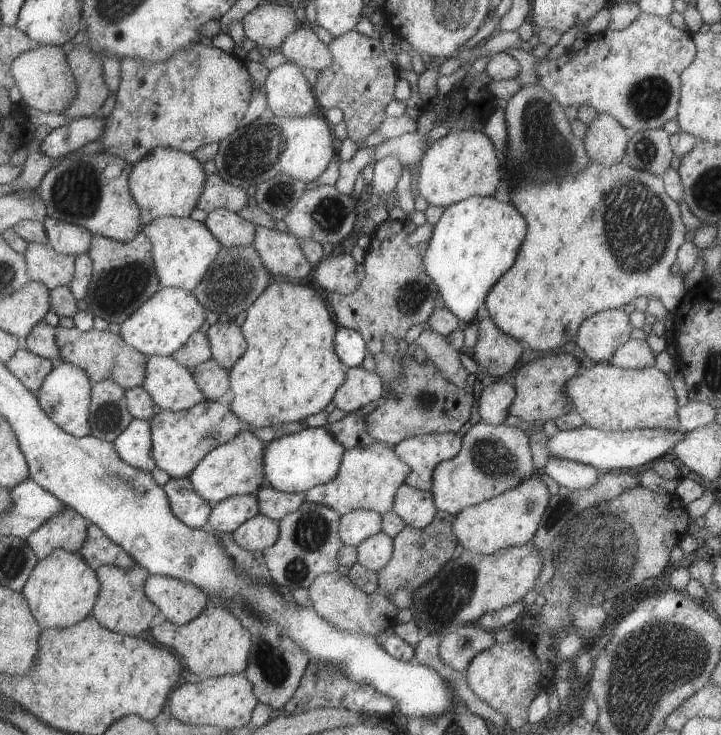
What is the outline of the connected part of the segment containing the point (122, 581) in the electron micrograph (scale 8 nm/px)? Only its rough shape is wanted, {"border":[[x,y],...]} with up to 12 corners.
{"border":[[104,565],[90,615],[115,633],[138,637],[158,609],[144,594],[149,575]]}

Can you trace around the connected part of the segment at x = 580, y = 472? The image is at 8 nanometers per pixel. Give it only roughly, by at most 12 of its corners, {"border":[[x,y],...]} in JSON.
{"border":[[547,458],[541,472],[559,487],[593,486],[593,466]]}

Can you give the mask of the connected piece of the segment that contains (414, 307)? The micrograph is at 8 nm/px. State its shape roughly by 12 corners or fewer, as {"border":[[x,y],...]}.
{"border":[[380,222],[365,277],[347,295],[325,291],[337,326],[371,356],[425,325],[438,289],[415,224]]}

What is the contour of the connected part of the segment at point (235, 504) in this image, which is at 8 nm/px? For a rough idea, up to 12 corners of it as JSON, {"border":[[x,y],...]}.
{"border":[[254,493],[212,504],[208,525],[232,534],[259,513]]}

